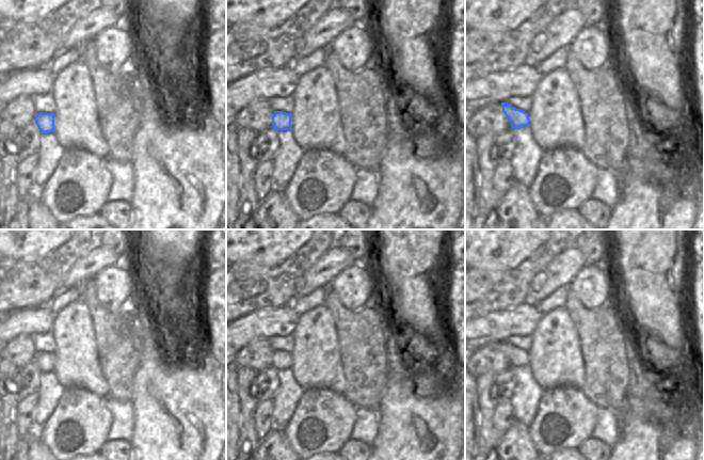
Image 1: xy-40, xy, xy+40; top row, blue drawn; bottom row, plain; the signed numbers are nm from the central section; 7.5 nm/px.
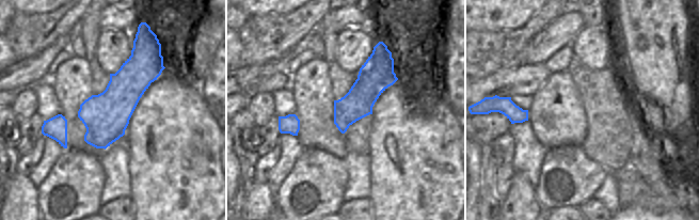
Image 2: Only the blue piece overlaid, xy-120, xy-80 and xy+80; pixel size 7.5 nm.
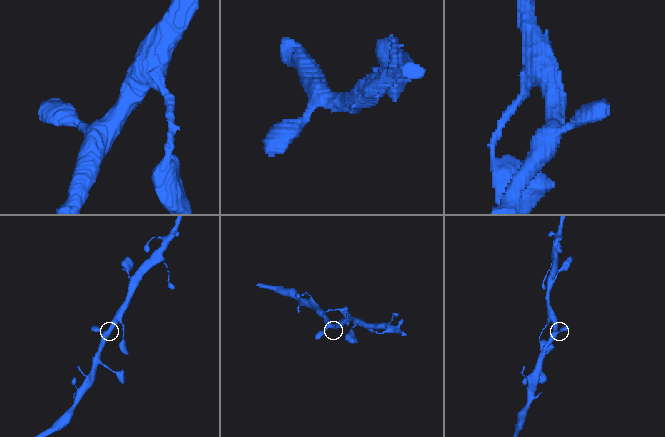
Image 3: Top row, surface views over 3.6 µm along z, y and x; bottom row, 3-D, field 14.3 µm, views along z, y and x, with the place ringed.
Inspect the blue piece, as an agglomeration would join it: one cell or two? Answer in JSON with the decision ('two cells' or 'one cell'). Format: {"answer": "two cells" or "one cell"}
{"answer": "one cell"}

